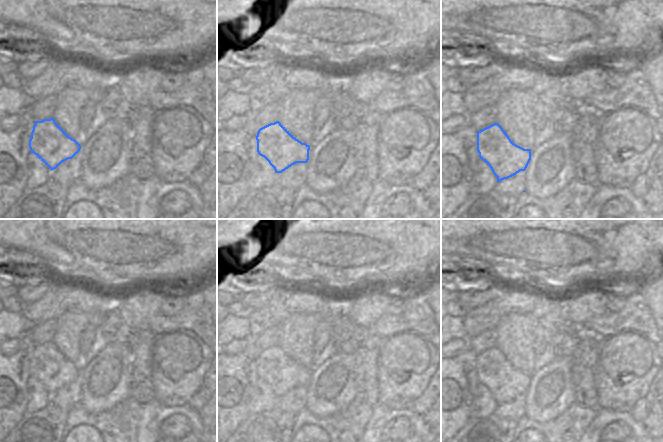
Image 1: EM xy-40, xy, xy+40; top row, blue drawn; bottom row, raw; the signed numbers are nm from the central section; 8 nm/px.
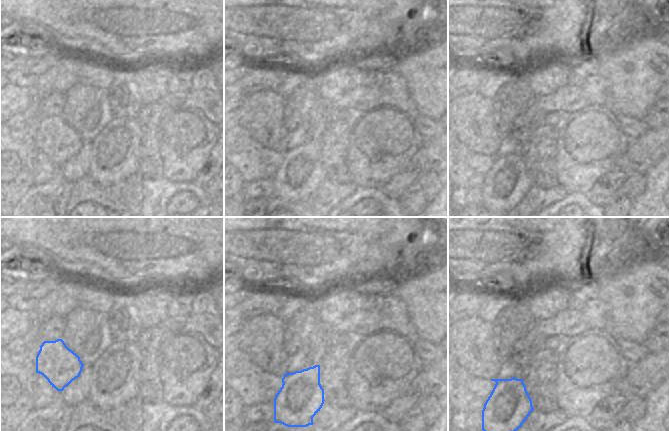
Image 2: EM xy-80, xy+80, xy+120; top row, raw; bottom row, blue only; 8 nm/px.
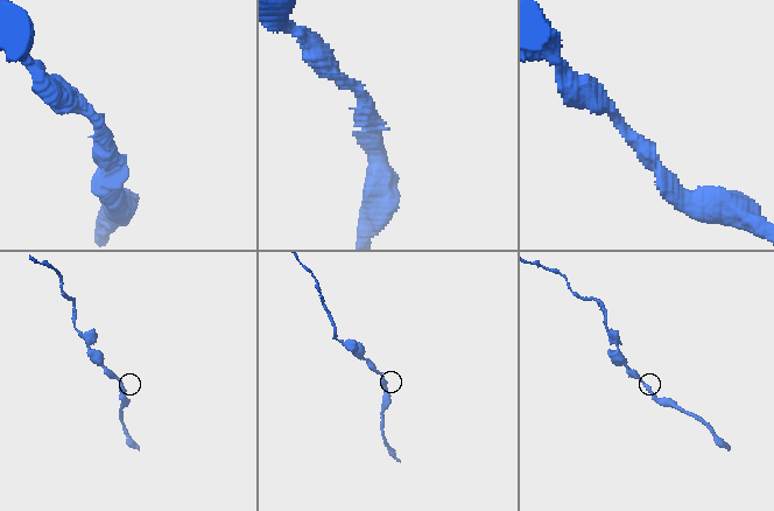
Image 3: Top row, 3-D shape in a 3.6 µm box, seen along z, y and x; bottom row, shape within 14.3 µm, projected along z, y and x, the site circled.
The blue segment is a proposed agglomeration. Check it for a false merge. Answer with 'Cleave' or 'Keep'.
Cleave

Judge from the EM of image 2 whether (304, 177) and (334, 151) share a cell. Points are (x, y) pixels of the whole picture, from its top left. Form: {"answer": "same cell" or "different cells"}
{"answer": "different cells"}

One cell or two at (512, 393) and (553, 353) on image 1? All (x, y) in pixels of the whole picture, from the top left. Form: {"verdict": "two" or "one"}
{"verdict": "two"}

